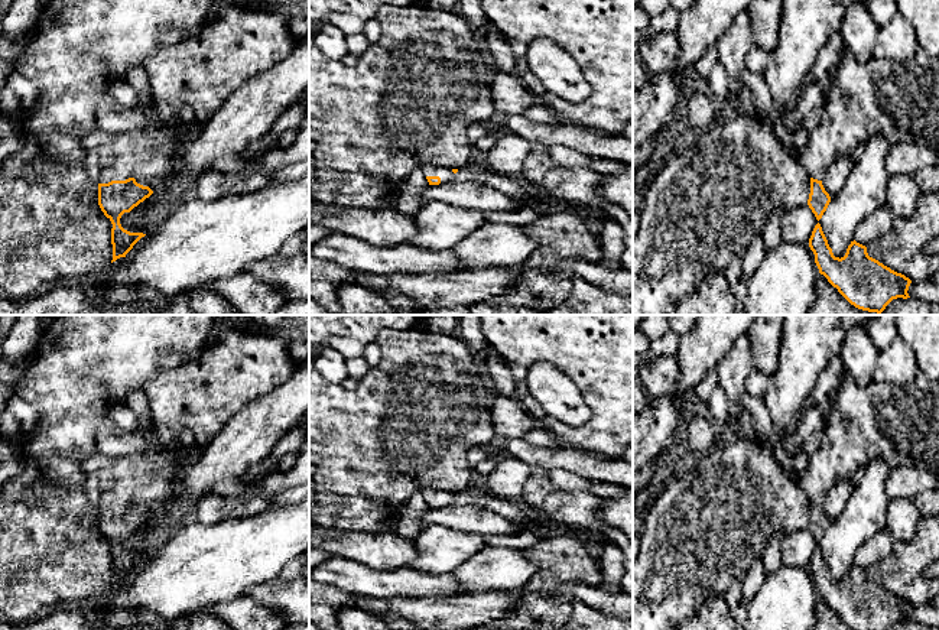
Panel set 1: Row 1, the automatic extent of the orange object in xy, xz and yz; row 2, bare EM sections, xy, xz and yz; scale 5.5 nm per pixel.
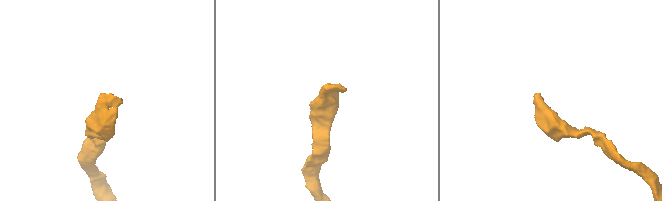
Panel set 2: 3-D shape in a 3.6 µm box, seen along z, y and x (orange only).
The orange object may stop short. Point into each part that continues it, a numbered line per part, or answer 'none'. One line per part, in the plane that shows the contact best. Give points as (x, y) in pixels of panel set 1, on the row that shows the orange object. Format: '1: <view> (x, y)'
1: xy (201, 72)

